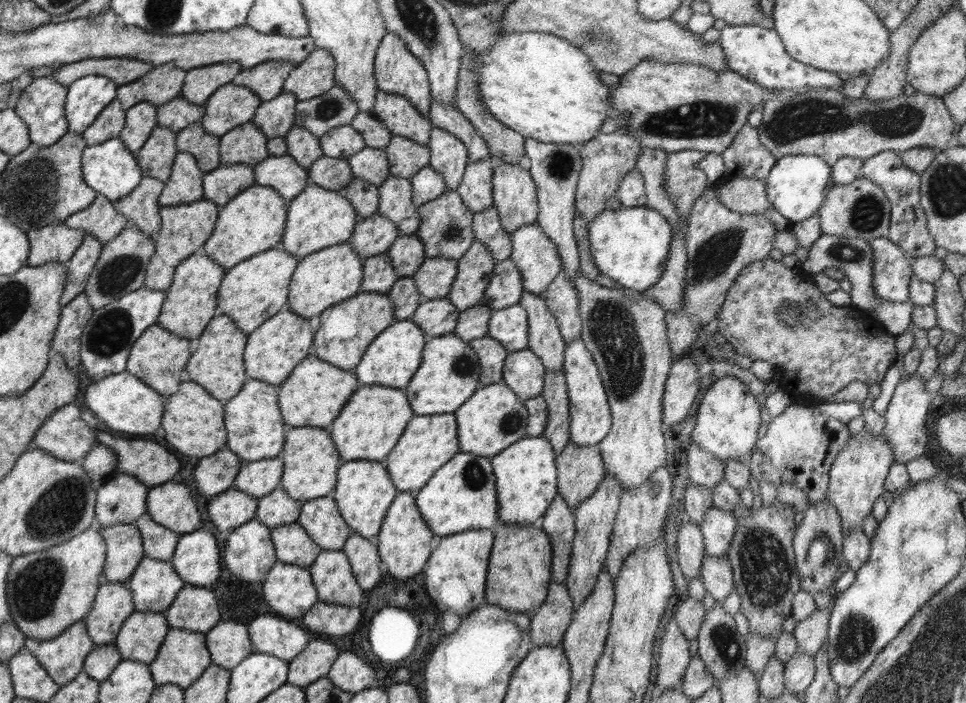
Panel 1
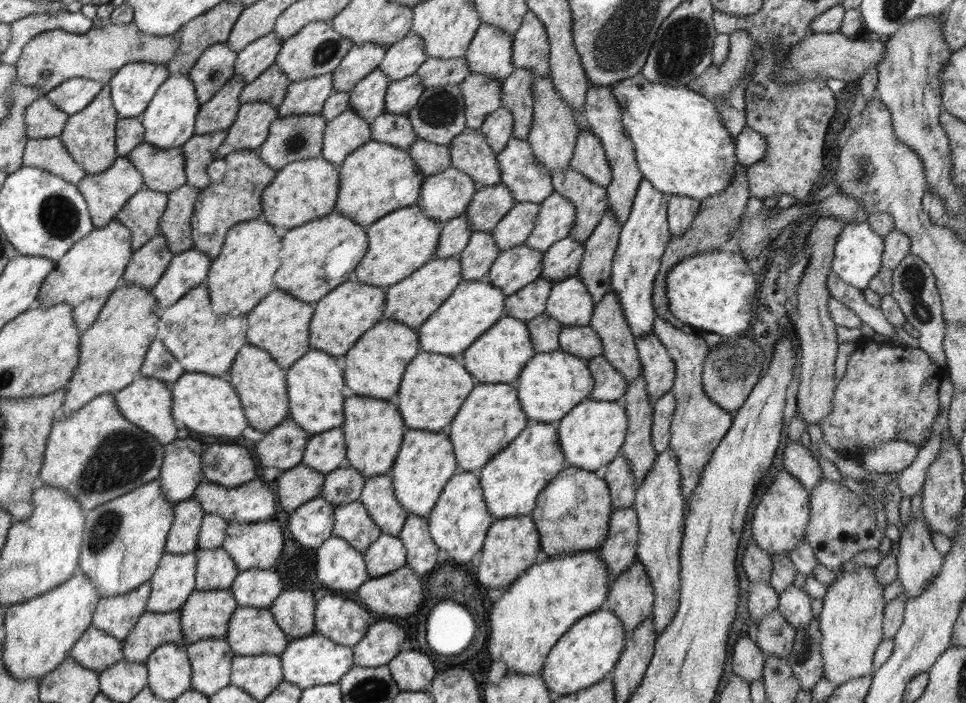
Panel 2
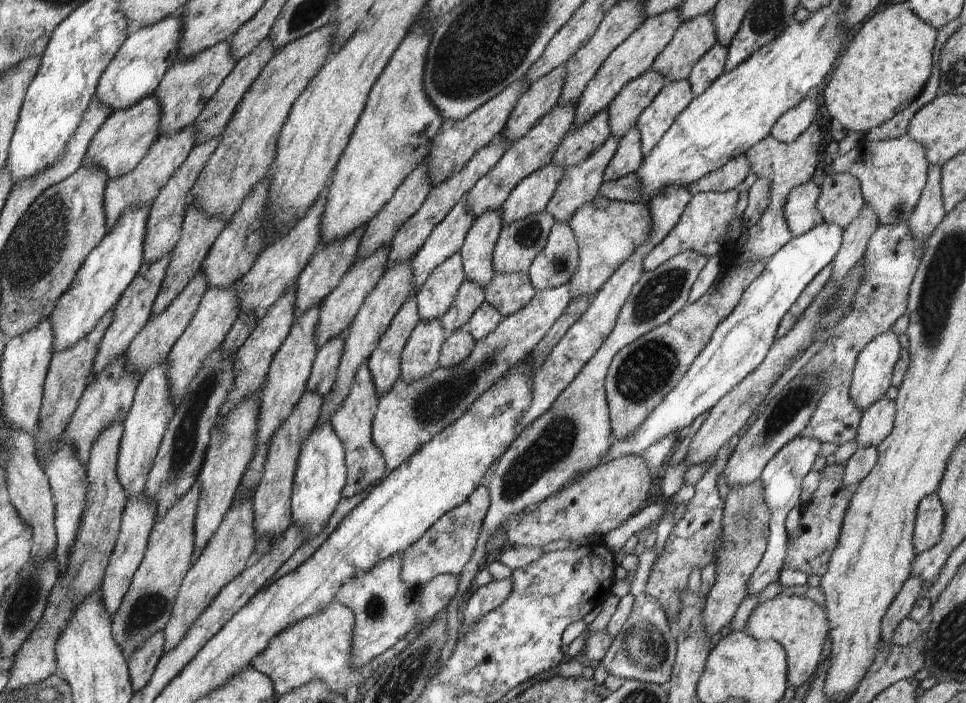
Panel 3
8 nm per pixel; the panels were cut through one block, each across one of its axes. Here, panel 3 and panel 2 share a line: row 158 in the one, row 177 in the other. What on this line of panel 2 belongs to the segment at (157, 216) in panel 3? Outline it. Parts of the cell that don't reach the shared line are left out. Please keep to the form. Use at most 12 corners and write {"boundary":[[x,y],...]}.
{"boundary":[[226,131],[195,135],[181,146],[187,184],[210,184],[207,168]]}

